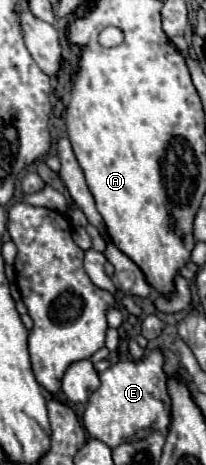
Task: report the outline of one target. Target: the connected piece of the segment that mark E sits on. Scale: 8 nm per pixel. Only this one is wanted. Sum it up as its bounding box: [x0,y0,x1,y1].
[84,351,171,449]

